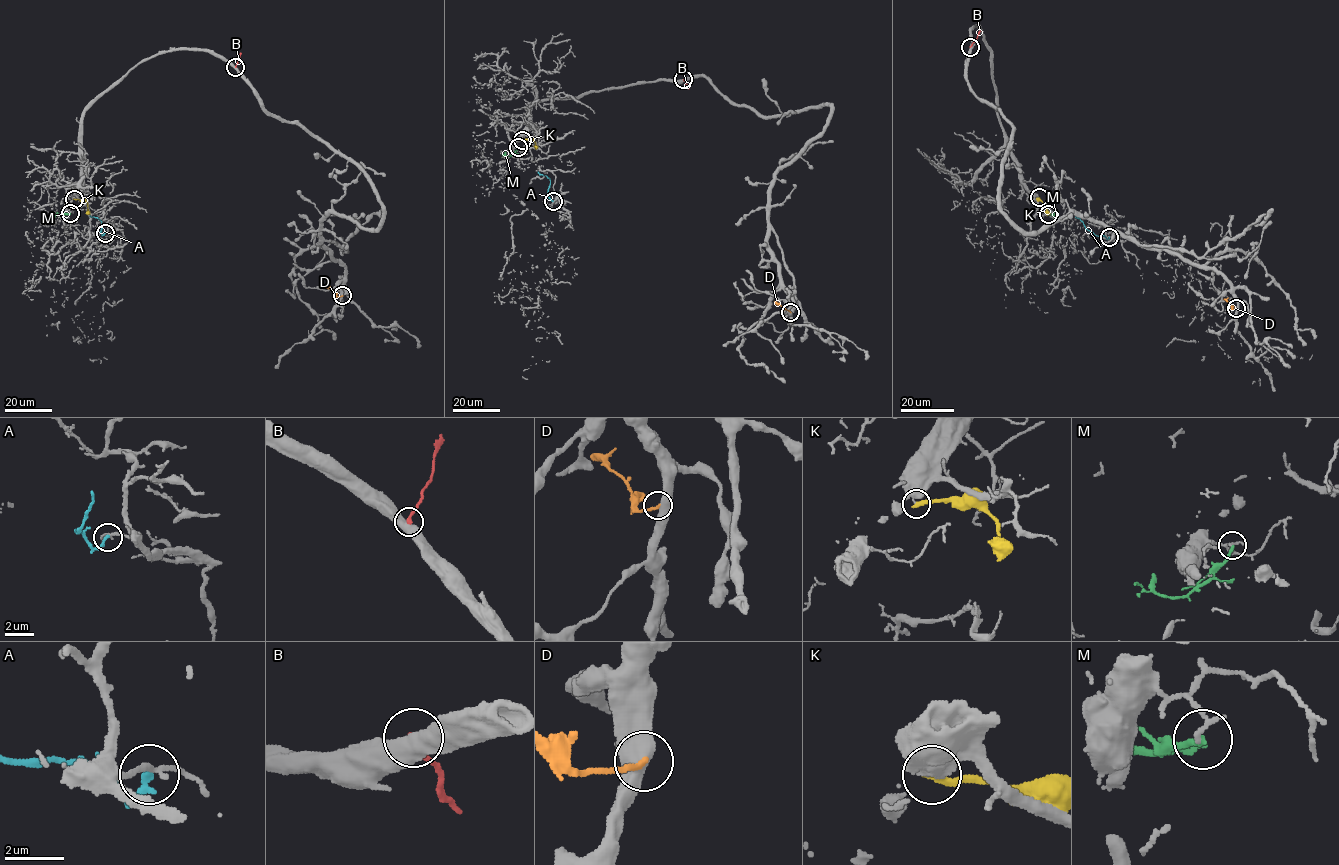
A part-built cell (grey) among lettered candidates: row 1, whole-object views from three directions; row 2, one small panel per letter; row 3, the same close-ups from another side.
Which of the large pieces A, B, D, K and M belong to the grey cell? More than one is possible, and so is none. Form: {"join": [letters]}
{"join": ["A"]}

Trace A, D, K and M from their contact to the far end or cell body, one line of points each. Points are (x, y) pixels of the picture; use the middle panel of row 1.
A: (553, 201), (548, 197), (550, 179), (538, 171)
D: (790, 312), (774, 302)
K: (522, 139), (532, 139), (538, 147)
M: (518, 148), (510, 156), (502, 154)

